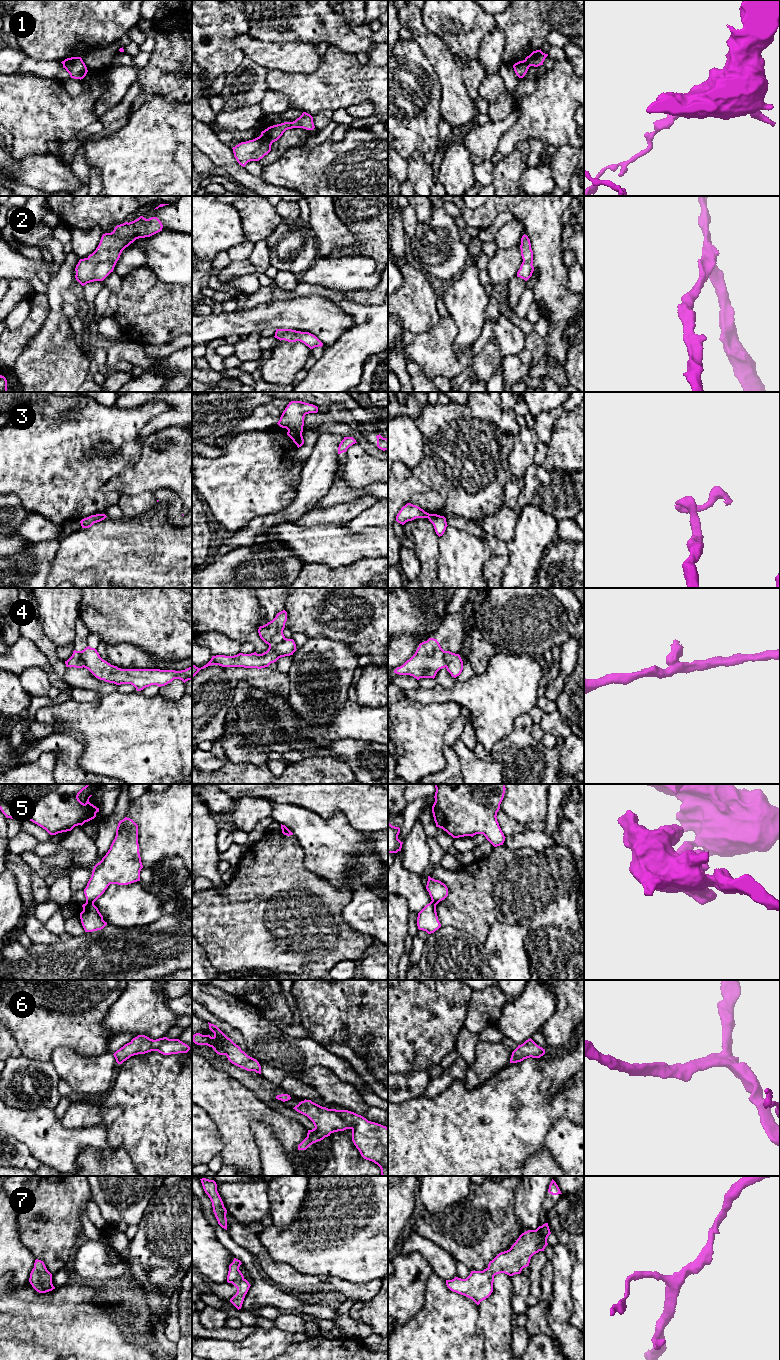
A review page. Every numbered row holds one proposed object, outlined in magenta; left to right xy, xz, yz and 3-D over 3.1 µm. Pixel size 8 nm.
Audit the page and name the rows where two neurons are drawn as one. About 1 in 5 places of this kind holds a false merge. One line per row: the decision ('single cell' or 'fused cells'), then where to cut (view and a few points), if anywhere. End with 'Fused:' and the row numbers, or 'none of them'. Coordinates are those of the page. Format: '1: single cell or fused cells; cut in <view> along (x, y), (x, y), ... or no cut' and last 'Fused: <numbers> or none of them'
1: fused cells; cut in xz along (260, 135), (271, 143)
2: single cell; no cut
3: fused cells; cut in xz along (288, 430), (301, 434)
4: fused cells; cut in xz along (285, 638), (269, 646)
5: fused cells; cut in xy along (86, 901), (93, 904)
6: single cell; no cut
7: single cell; no cut
Fused: 1, 3, 4, 5

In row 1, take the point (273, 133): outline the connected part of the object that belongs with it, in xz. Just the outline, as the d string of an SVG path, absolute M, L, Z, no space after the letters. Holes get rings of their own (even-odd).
M303 112L302 115L293 122L284 122L268 127L261 132L260 136L268 139L271 143L273 143L277 141L286 130L292 128L313 130L315 128L313 123L313 117L310 114Z

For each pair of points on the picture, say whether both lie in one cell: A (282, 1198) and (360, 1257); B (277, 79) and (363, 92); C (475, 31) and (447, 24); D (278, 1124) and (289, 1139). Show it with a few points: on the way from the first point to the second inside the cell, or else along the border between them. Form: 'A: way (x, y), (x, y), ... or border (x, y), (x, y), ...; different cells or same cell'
A: border (307, 1188), (298, 1214), (291, 1222), (282, 1226); different cells
B: way (298, 87), (342, 88); same cell
C: way (468, 24), (454, 24); same cell
D: way (282, 1128), (289, 1135); same cell

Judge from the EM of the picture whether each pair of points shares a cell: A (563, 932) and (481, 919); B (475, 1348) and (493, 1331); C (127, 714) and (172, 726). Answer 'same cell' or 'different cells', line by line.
A: same cell
B: different cells
C: same cell

